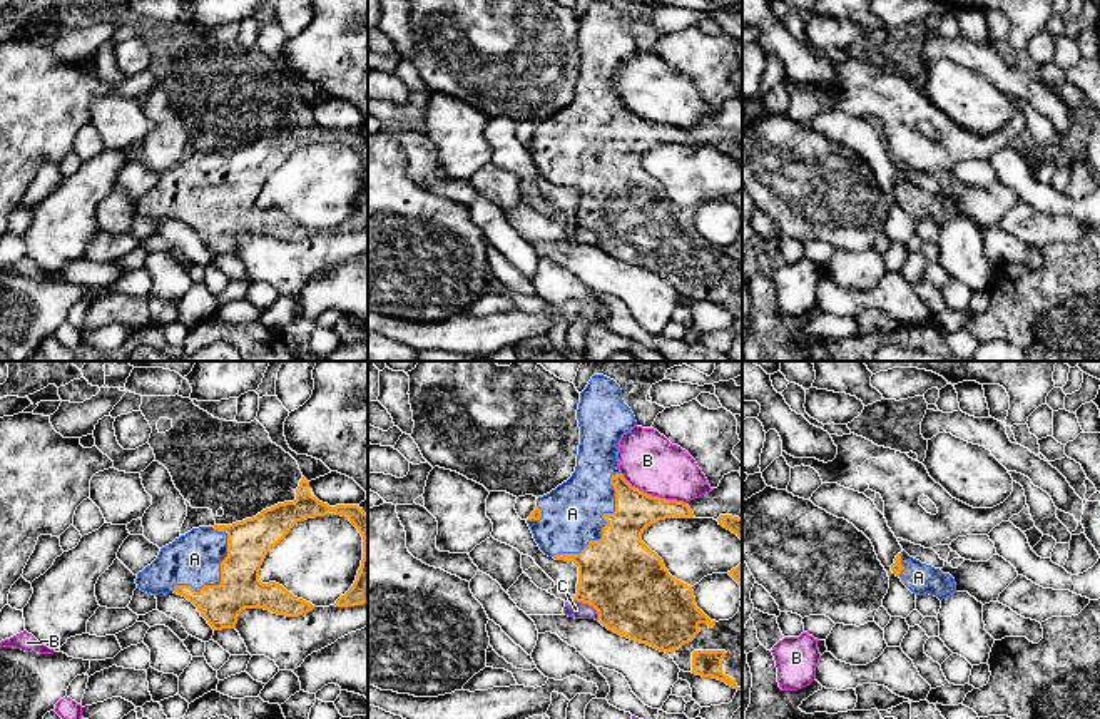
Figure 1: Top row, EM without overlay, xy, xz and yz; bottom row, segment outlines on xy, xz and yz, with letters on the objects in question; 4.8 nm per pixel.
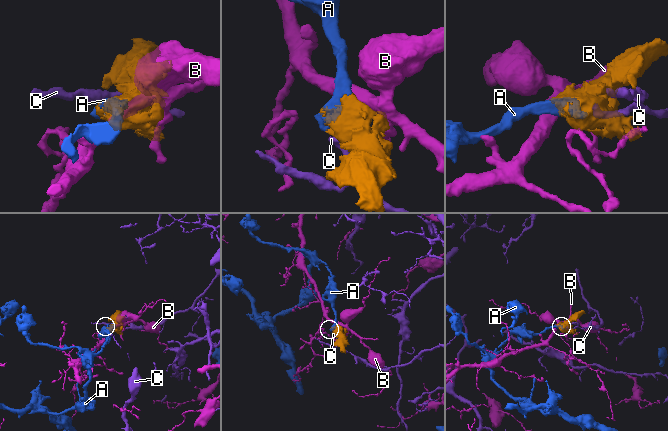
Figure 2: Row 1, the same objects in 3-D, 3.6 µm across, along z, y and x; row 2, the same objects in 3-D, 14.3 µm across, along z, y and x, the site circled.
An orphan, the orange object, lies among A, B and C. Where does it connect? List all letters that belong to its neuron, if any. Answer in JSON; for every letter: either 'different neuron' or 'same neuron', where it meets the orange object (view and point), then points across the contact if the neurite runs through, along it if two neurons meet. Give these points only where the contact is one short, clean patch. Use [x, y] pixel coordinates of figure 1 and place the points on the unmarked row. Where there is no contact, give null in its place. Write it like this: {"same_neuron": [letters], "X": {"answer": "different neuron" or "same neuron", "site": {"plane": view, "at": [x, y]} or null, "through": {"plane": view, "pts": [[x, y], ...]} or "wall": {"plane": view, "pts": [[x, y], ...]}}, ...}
{"same_neuron": ["A"], "A": {"answer": "same neuron", "site": {"plane": "xz", "at": [606, 151]}}, "B": {"answer": "different neuron", "site": {"plane": "xz", "at": [651, 121]}}, "C": {"answer": "different neuron", "site": {"plane": "xz", "at": [587, 228]}, "wall": {"plane": "xz", "pts": [[572, 224], [589, 229], [599, 243]]}}}

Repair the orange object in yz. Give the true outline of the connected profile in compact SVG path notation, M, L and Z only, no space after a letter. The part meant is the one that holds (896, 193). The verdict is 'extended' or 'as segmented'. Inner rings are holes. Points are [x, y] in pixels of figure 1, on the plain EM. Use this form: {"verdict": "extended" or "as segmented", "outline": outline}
{"verdict": "extended", "outline": "M904 176L896 181L891 196L916 221L934 221L940 226L956 217L955 204L940 194L921 189Z"}

